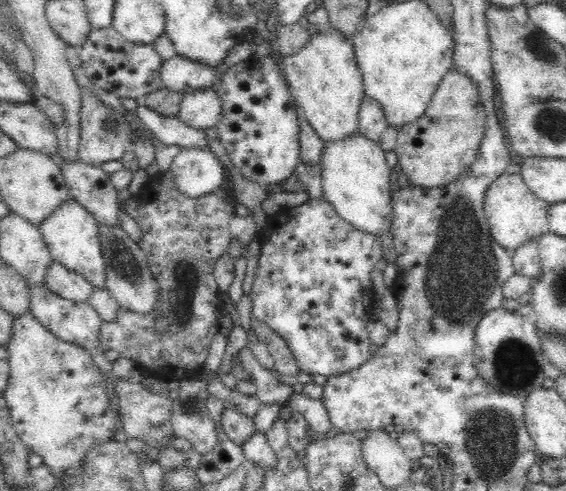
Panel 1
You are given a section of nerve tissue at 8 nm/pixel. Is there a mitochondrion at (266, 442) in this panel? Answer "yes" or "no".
no

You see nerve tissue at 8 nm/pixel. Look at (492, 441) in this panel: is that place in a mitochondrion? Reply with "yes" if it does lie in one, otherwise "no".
yes

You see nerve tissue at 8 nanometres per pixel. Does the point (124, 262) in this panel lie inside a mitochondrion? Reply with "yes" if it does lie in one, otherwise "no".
yes

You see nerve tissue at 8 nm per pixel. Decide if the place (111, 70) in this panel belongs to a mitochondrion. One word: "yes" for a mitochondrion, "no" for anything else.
no

